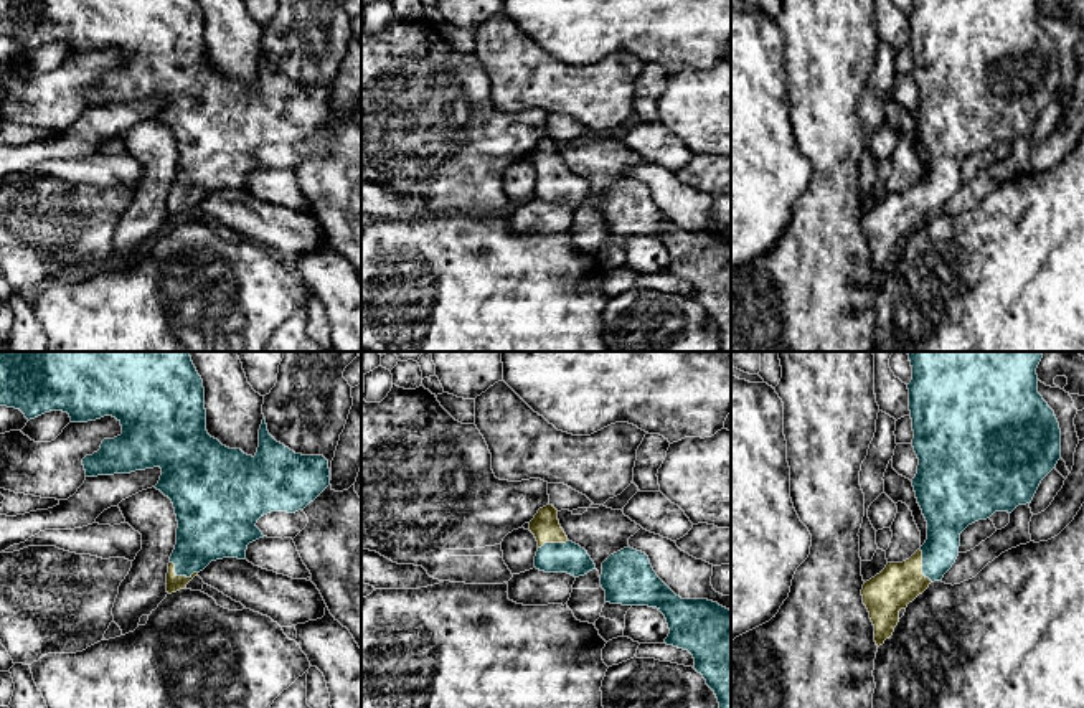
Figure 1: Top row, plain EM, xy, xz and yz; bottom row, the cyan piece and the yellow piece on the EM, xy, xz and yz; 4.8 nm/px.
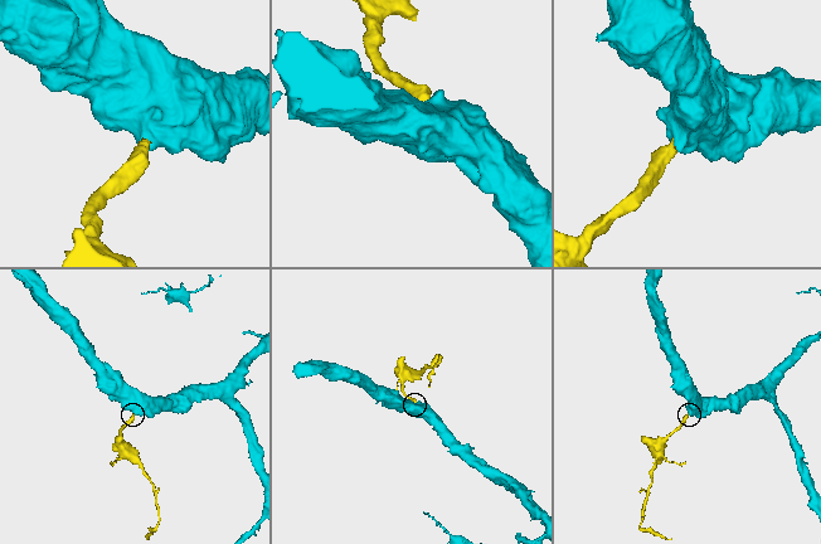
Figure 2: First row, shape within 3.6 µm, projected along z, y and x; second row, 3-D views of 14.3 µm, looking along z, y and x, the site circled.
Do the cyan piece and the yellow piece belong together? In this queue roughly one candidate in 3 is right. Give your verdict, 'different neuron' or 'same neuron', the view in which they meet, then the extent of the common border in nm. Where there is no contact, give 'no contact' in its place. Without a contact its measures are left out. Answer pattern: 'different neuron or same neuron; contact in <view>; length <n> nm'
same neuron; contact in xy; length 150 nm

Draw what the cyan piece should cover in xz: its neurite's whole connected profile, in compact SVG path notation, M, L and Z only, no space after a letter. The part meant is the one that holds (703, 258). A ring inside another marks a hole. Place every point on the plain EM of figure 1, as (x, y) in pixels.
M624 178L602 193L601 216L606 233L657 238L667 249L670 264L663 274L688 281L695 300L714 322L723 352L731 352L731 241L708 229L681 229L653 201L645 183Z

